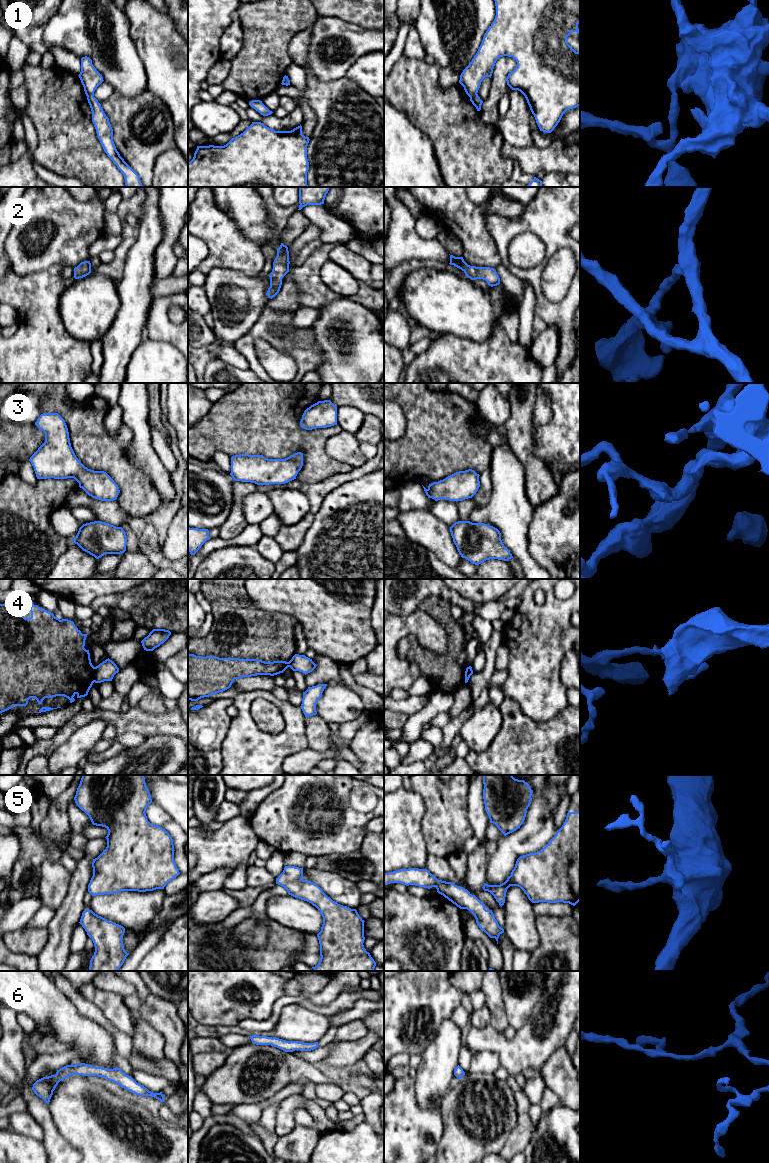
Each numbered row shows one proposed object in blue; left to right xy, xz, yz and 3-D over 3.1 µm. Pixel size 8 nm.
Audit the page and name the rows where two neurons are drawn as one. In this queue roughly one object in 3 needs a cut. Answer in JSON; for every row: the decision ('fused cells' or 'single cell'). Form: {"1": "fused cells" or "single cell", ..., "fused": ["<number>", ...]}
{"1": "fused cells", "2": "single cell", "3": "single cell", "4": "fused cells", "5": "single cell", "6": "single cell", "fused": ["1", "4"]}

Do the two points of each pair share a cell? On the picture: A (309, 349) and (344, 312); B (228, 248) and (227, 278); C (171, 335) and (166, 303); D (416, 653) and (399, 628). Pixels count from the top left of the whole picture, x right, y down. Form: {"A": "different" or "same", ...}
{"A": "different", "B": "different", "C": "same", "D": "different"}

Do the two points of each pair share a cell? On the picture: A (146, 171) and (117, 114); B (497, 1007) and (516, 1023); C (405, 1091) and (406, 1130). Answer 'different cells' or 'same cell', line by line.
A: same cell
B: different cells
C: same cell

